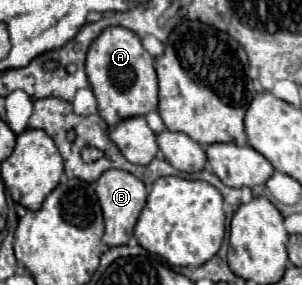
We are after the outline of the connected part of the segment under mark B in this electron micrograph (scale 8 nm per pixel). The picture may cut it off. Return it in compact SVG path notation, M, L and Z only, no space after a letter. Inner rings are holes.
M107 170L97 180L95 192L97 192L99 204L101 204L101 210L103 210L105 224L103 242L107 246L123 246L123 244L127 244L129 238L133 236L133 228L135 228L137 216L141 214L141 210L145 206L145 198L147 198L145 184L137 176L133 176L131 172Z

